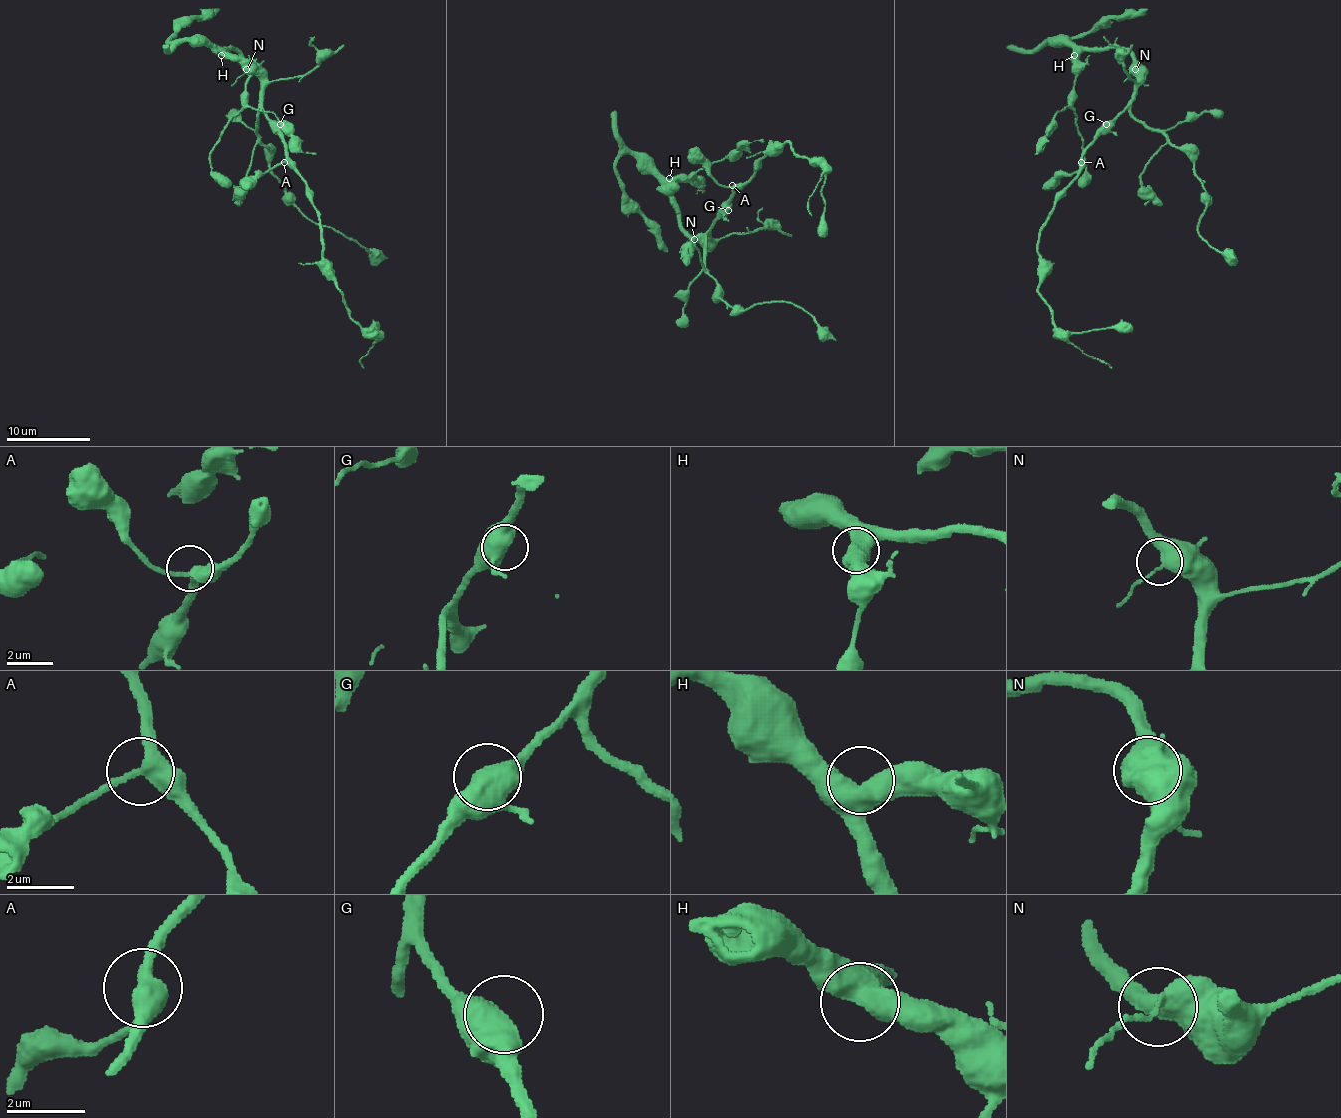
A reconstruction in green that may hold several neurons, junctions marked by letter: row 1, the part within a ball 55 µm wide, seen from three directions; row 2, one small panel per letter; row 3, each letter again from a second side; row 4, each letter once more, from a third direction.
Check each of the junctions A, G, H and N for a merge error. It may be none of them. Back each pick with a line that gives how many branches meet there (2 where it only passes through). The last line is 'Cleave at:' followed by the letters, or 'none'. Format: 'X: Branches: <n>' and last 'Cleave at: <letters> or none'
Cleave at: none

